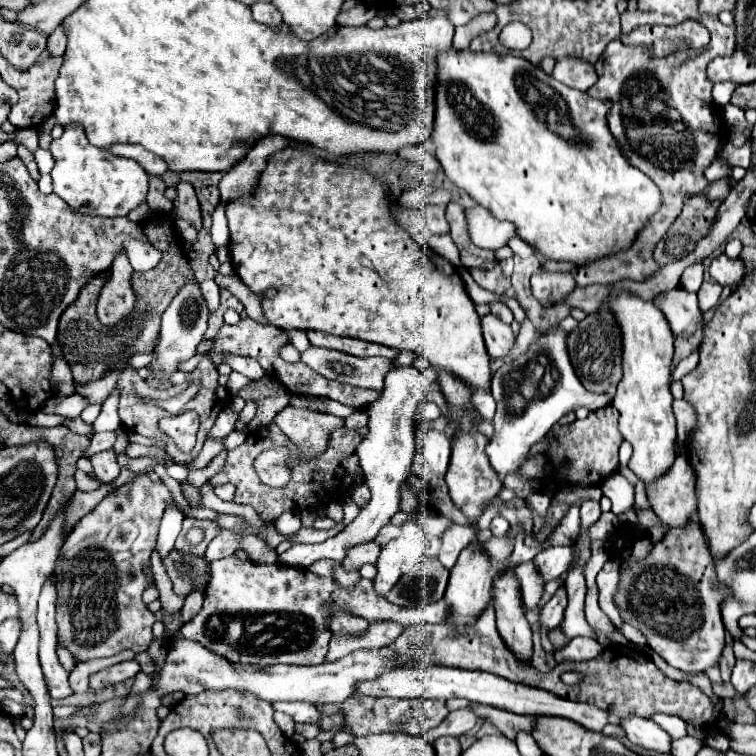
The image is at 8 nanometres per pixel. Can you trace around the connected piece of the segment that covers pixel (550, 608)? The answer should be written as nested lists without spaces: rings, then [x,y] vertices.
[[[564,584],[556,590],[556,594],[550,598],[550,602],[546,606],[542,606],[540,610],[540,626],[548,626],[550,630],[560,626],[562,618],[564,618],[564,606],[568,604],[568,598],[566,598],[566,590],[564,590]]]

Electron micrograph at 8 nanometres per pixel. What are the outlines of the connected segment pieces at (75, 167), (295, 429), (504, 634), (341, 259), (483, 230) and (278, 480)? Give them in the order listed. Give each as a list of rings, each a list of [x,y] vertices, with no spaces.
[[[68,124],[64,134],[52,142],[50,152],[56,160],[52,170],[54,194],[60,196],[72,210],[86,216],[128,216],[148,194],[148,174],[132,158],[112,156],[106,148],[96,148],[88,142],[80,124]]]
[[[286,406],[274,422],[290,438],[290,442],[298,446],[302,460],[318,458],[328,446],[328,436],[336,428],[344,426],[342,418],[290,406]]]
[[[512,570],[504,572],[494,580],[494,598],[496,598],[496,624],[498,634],[520,658],[520,662],[532,660],[532,630],[524,618],[524,608],[520,600],[520,584],[514,578]]]
[[[282,150],[274,154],[266,166],[266,170],[260,176],[260,186],[254,194],[232,200],[226,208],[228,224],[230,224],[230,250],[232,250],[232,266],[234,272],[242,278],[242,282],[256,294],[264,294],[268,288],[274,288],[276,294],[272,298],[262,298],[262,312],[268,324],[282,328],[282,330],[322,330],[336,336],[350,336],[360,338],[376,344],[384,344],[398,350],[410,350],[418,356],[424,356],[430,360],[432,366],[446,368],[454,372],[460,380],[464,380],[470,388],[490,388],[490,358],[484,346],[482,338],[482,326],[480,316],[474,310],[474,302],[470,300],[464,282],[460,278],[460,272],[446,259],[433,252],[429,246],[420,247],[412,236],[400,228],[392,214],[390,214],[390,198],[386,196],[382,184],[378,180],[360,170],[360,168],[346,168],[340,164],[324,162],[314,156],[306,156],[302,150]]]
[[[472,206],[466,208],[466,222],[468,222],[468,234],[470,240],[478,246],[478,248],[488,248],[488,250],[496,250],[506,246],[506,242],[516,236],[514,232],[514,224],[504,222],[504,220],[496,220],[488,210],[484,210],[482,206]]]
[[[286,446],[270,448],[262,454],[258,454],[254,460],[254,470],[256,470],[260,482],[270,488],[286,486],[290,480],[290,474],[292,474],[292,470],[286,466],[288,460],[290,460],[290,452]]]

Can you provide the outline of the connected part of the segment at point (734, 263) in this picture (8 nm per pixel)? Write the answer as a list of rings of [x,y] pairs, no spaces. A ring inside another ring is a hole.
[[[720,254],[712,260],[710,274],[720,286],[736,288],[746,274],[746,266],[744,266],[742,258],[728,258],[726,254]]]

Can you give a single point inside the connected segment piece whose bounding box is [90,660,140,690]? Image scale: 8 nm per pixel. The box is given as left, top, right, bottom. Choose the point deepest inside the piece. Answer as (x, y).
(124, 670)

